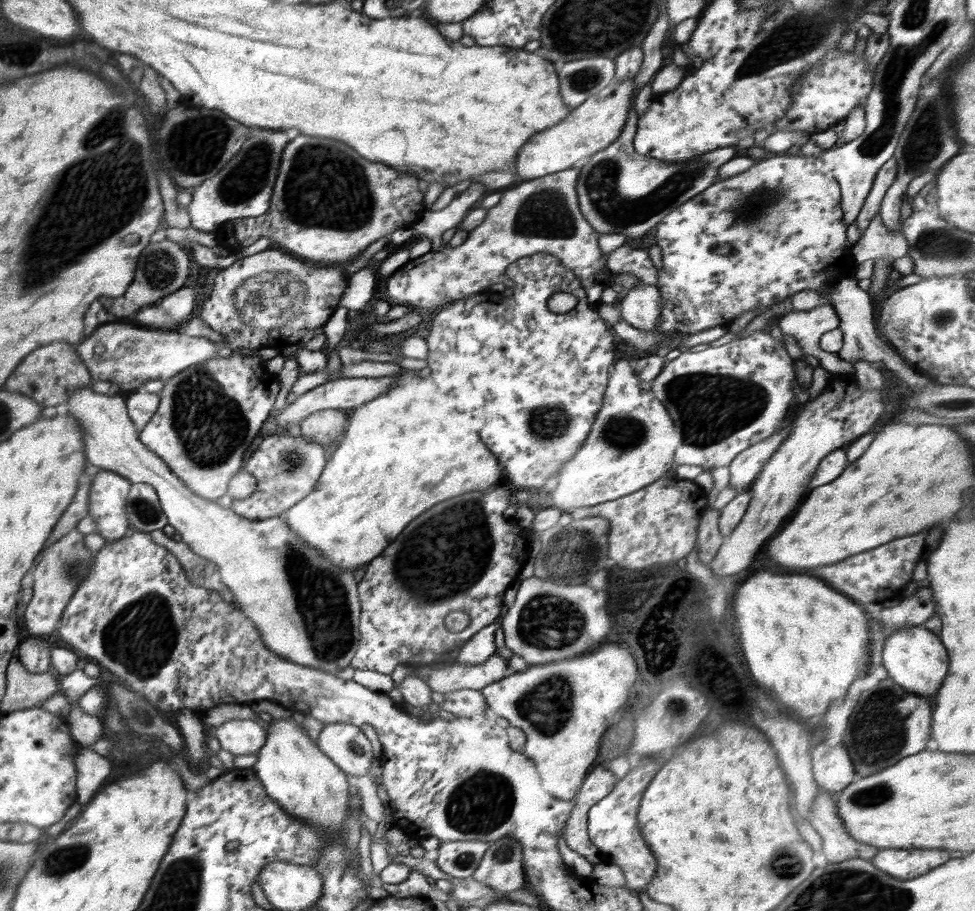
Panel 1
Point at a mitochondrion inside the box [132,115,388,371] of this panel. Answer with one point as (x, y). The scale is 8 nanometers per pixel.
(322, 179)

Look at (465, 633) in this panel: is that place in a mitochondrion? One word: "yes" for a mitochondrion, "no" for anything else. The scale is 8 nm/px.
no

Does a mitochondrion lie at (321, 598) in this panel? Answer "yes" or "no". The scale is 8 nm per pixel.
yes

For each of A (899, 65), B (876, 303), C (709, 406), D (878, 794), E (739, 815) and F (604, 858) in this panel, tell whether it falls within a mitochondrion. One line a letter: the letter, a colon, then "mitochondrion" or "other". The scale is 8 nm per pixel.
A: mitochondrion
B: other
C: mitochondrion
D: mitochondrion
E: other
F: other

